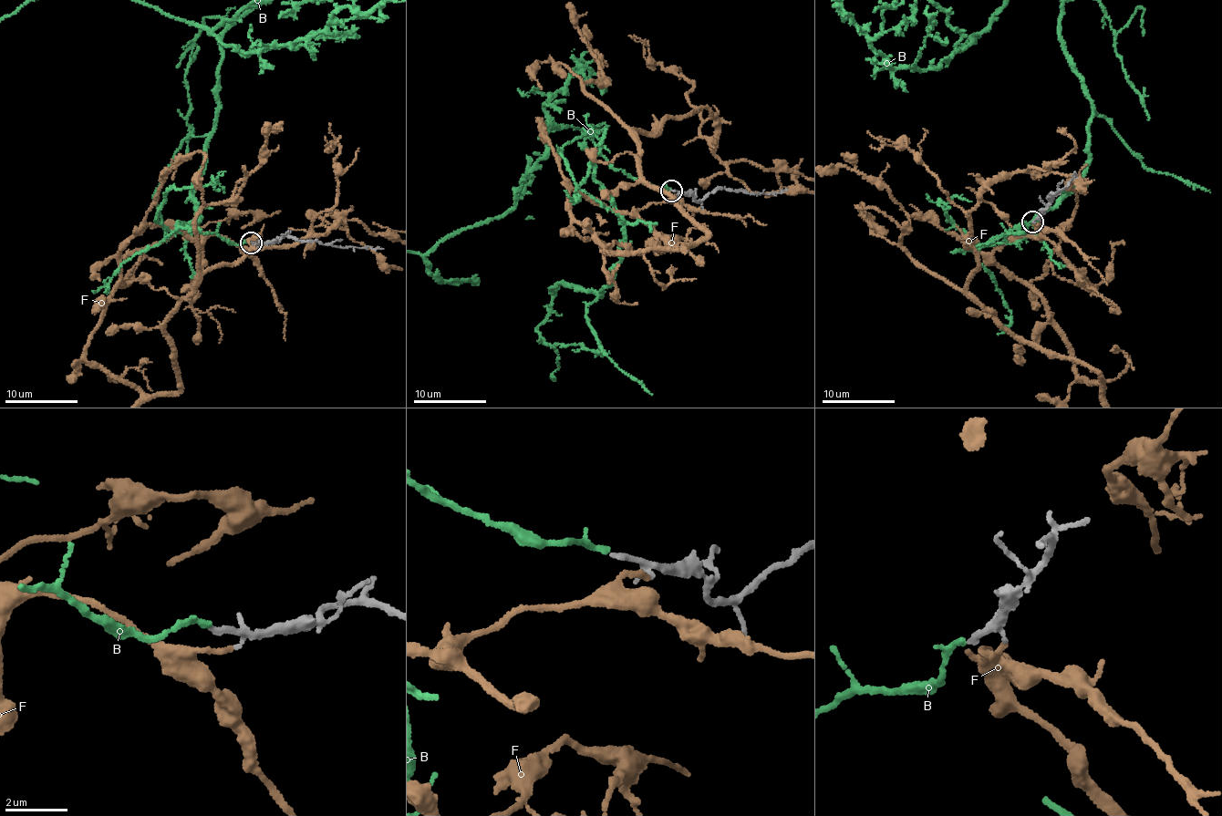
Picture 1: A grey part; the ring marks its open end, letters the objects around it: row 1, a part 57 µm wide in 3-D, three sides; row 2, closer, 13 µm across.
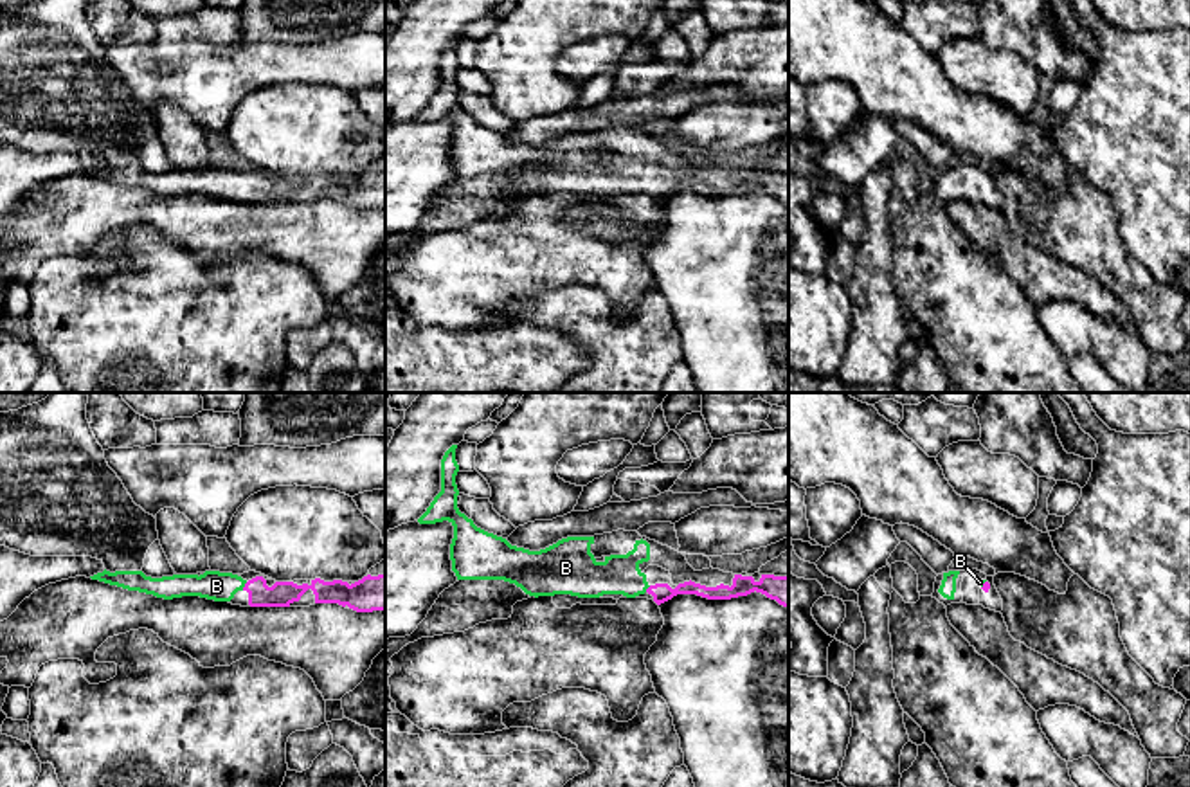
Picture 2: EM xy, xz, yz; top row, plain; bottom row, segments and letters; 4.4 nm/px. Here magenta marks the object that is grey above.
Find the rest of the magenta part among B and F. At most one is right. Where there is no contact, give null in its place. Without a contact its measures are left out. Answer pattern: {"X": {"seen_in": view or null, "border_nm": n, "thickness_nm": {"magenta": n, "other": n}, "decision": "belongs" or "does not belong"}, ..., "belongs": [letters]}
{"B": {"seen_in": "xy", "border_nm": 50, "thickness_nm": {"magenta": 110, "other": 130}, "decision": "belongs"}, "F": {"seen_in": null, "decision": "does not belong"}, "belongs": ["B"]}

